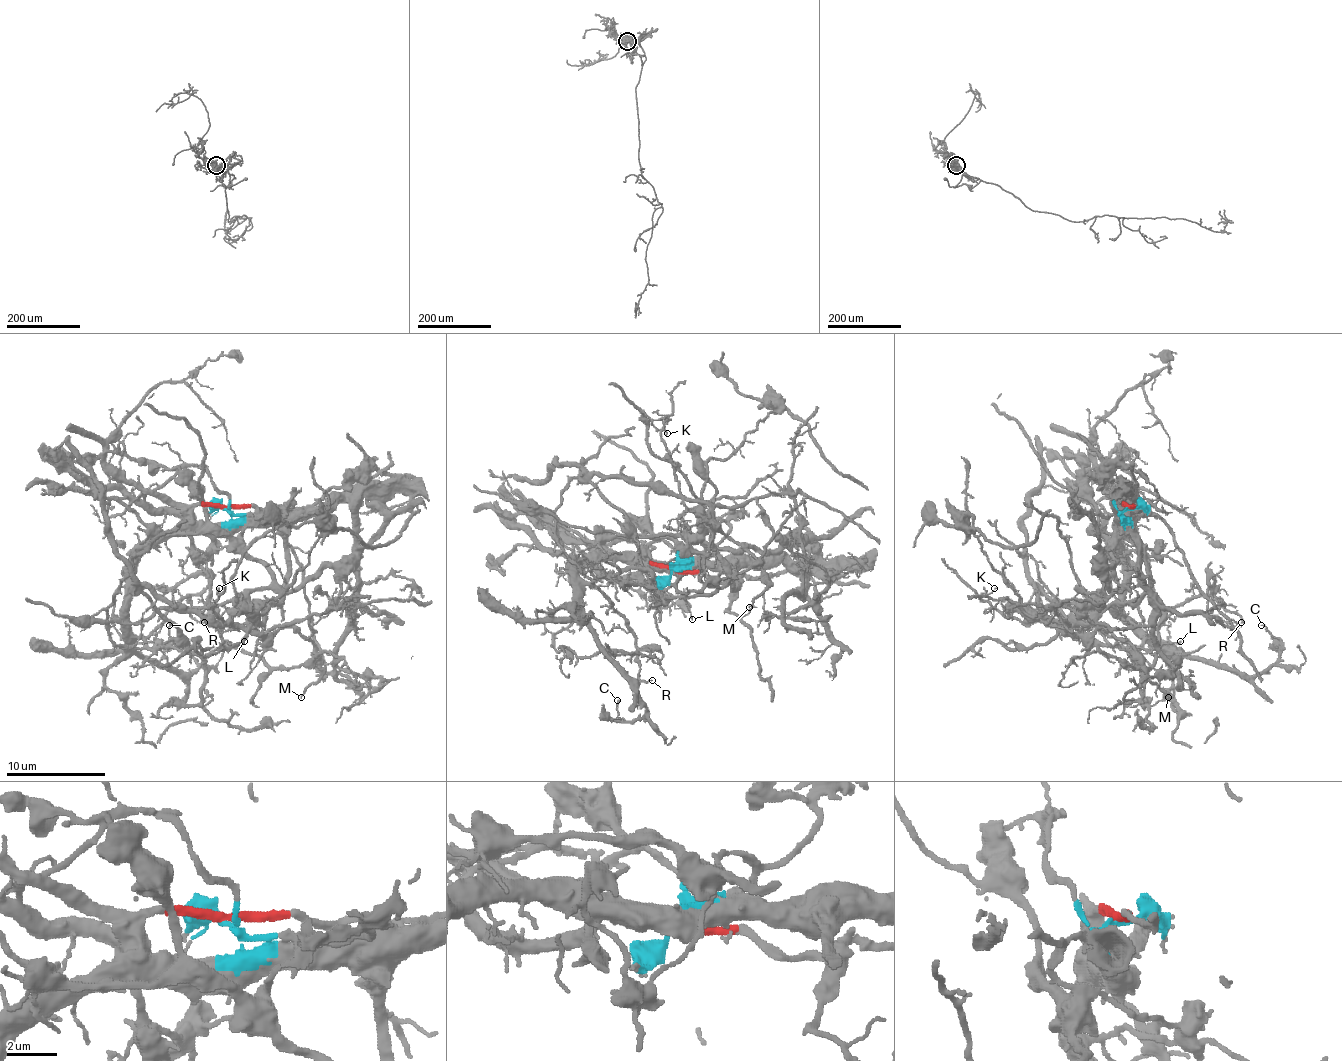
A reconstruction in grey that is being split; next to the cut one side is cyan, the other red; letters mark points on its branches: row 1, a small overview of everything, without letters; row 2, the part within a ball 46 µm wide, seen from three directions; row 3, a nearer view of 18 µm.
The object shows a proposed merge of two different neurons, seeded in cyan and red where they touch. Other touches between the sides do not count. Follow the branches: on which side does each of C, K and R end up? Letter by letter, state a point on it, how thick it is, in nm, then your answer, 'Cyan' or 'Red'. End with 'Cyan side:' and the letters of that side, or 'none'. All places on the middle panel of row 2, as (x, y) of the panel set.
C: Place: (617, 700). Thickness 110 nm. Cyan
K: Place: (667, 433). Thickness 100 nm. Cyan
R: Place: (652, 680). Thickness 110 nm. Cyan
Cyan side: C, K, R

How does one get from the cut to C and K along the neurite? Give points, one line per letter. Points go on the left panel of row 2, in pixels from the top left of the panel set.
C: (225, 509), (227, 521), (165, 531), (133, 568), (128, 640), (187, 675), (197, 665), (172, 643), (170, 625)
K: (225, 509), (257, 519), (242, 546), (272, 581), (249, 596), (252, 613), (234, 625), (212, 611), (220, 588)

